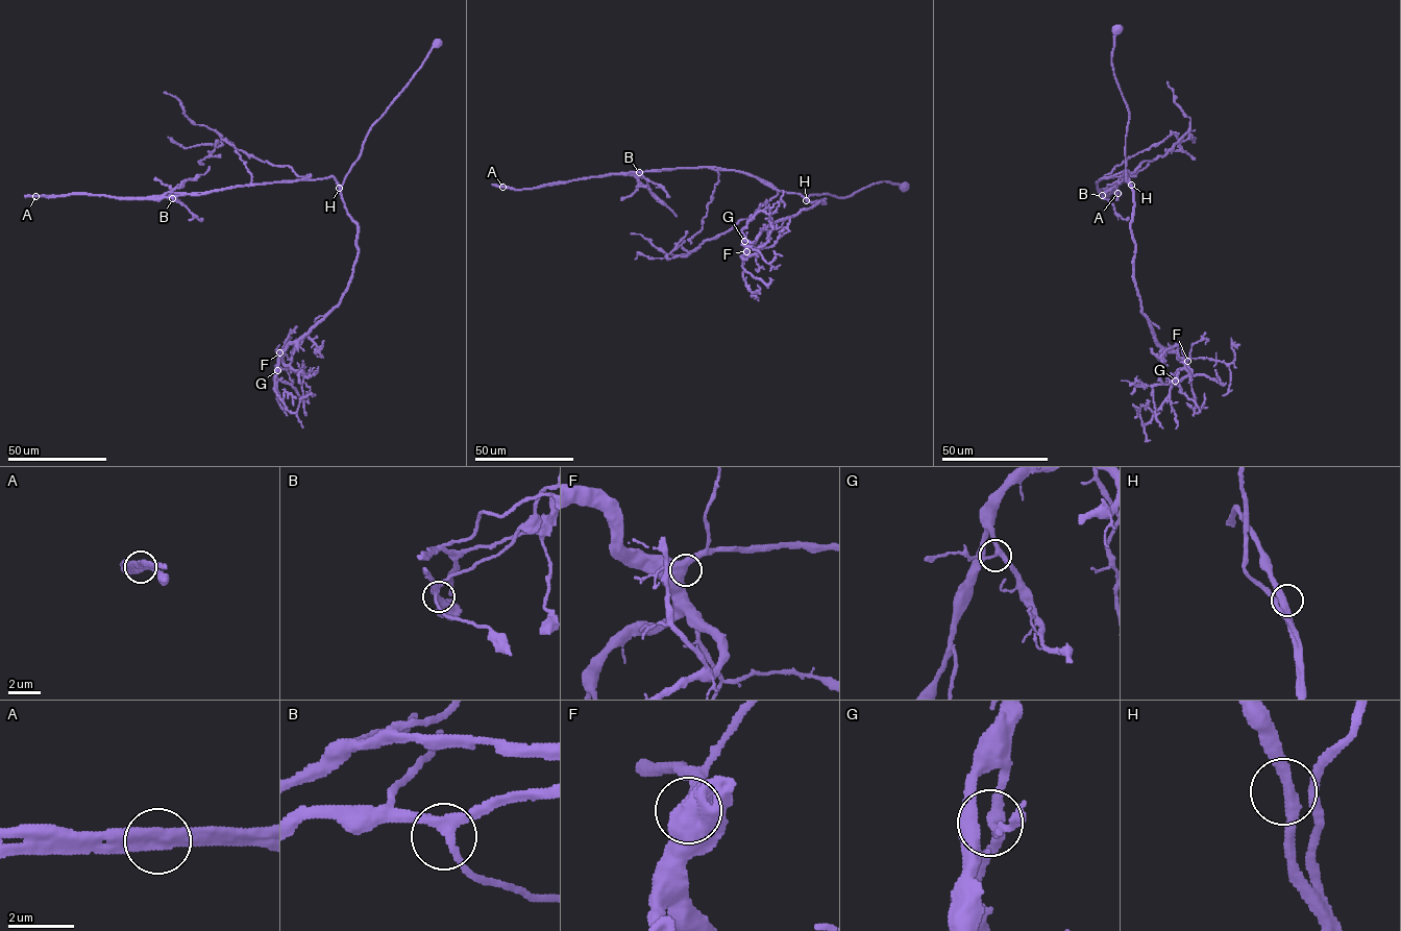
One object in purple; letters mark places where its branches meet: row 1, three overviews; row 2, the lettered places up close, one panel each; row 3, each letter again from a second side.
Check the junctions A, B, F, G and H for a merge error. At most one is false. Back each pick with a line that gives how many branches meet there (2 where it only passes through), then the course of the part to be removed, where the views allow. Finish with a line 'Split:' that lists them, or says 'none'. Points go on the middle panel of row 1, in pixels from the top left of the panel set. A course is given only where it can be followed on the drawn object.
A: branches 2; course (502, 187), (711, 166), (742, 171), (778, 191), (750, 218), (689, 253), (664, 252), (631, 233)
Split: A

